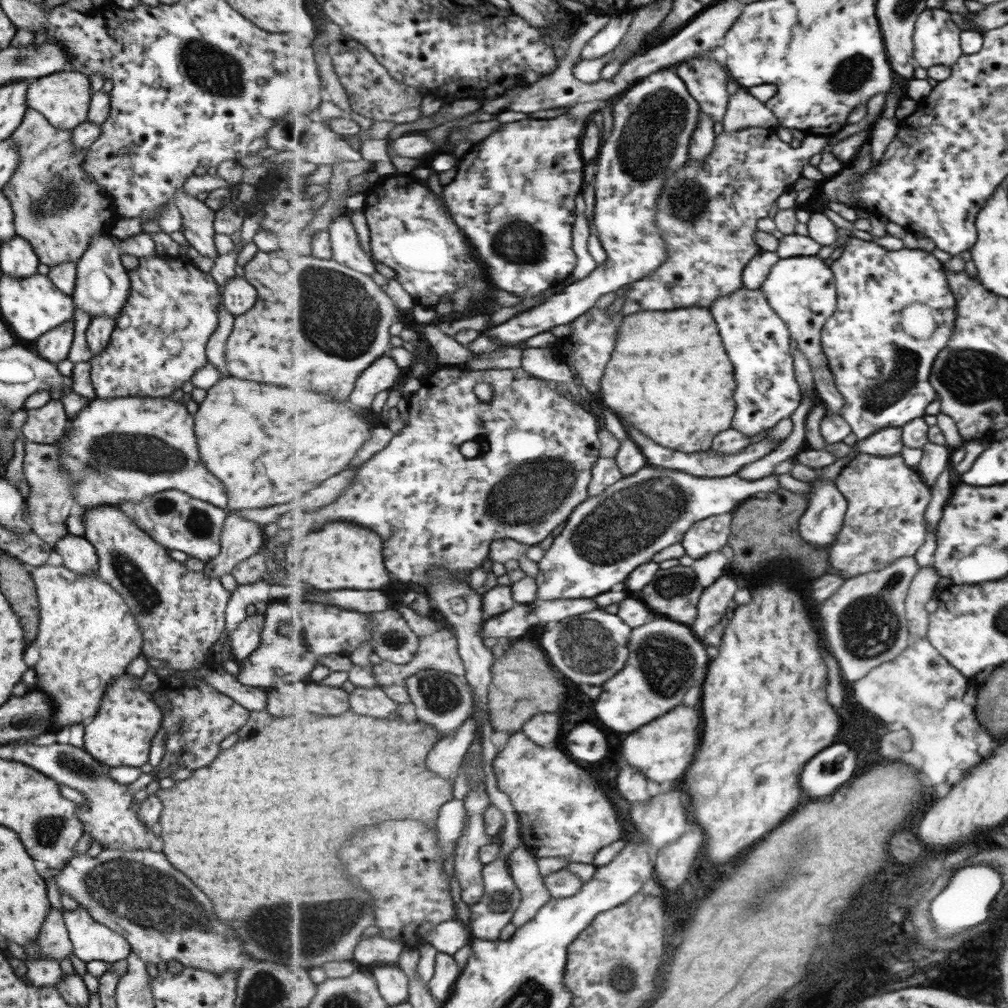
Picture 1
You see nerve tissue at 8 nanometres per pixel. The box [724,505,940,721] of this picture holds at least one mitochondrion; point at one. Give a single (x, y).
(869, 626)

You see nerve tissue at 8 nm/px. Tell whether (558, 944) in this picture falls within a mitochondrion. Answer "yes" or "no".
no

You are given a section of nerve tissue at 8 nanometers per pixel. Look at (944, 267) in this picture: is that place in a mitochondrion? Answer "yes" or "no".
no

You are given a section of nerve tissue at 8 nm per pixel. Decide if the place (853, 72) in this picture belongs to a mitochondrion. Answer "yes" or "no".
yes

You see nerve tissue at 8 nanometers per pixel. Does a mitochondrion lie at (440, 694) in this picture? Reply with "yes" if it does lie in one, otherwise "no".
yes

